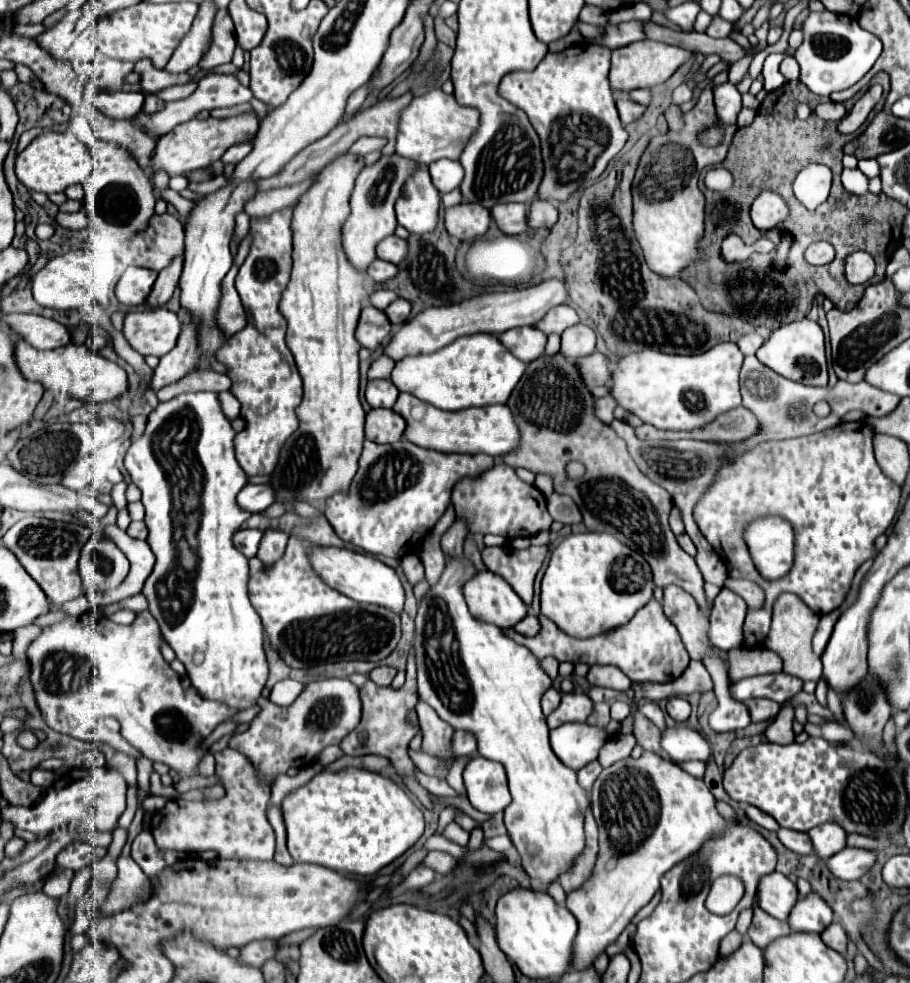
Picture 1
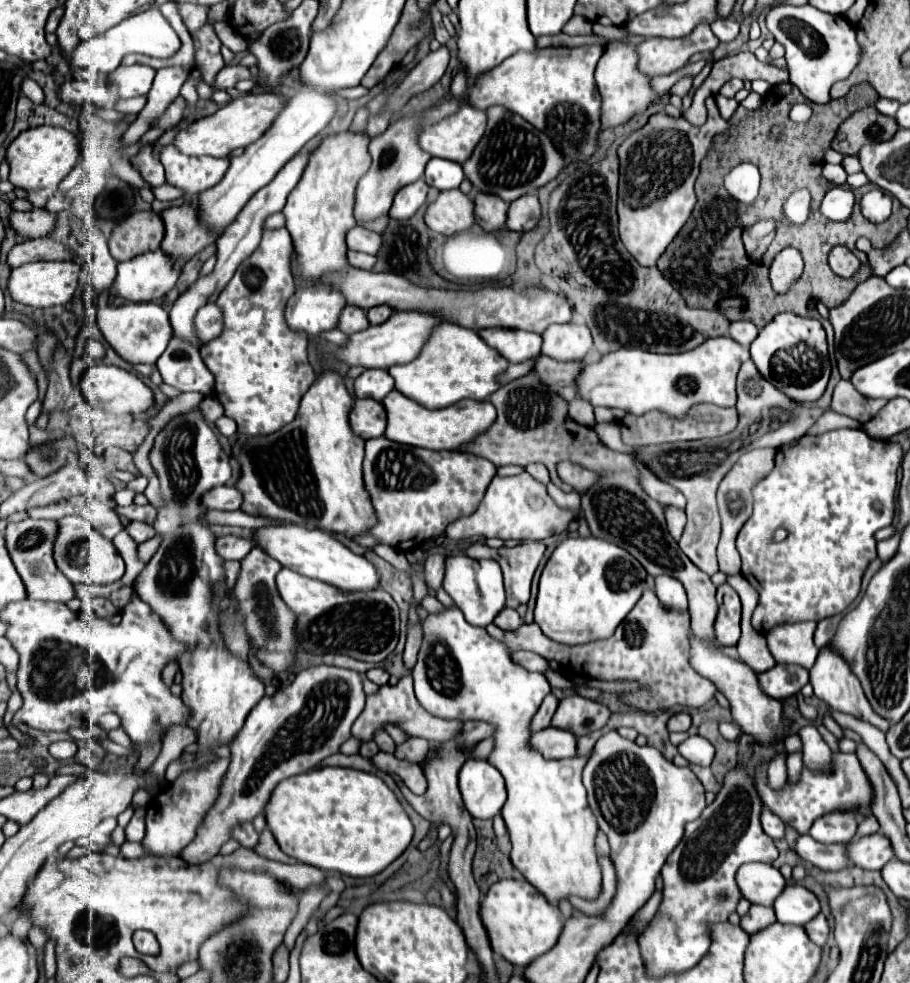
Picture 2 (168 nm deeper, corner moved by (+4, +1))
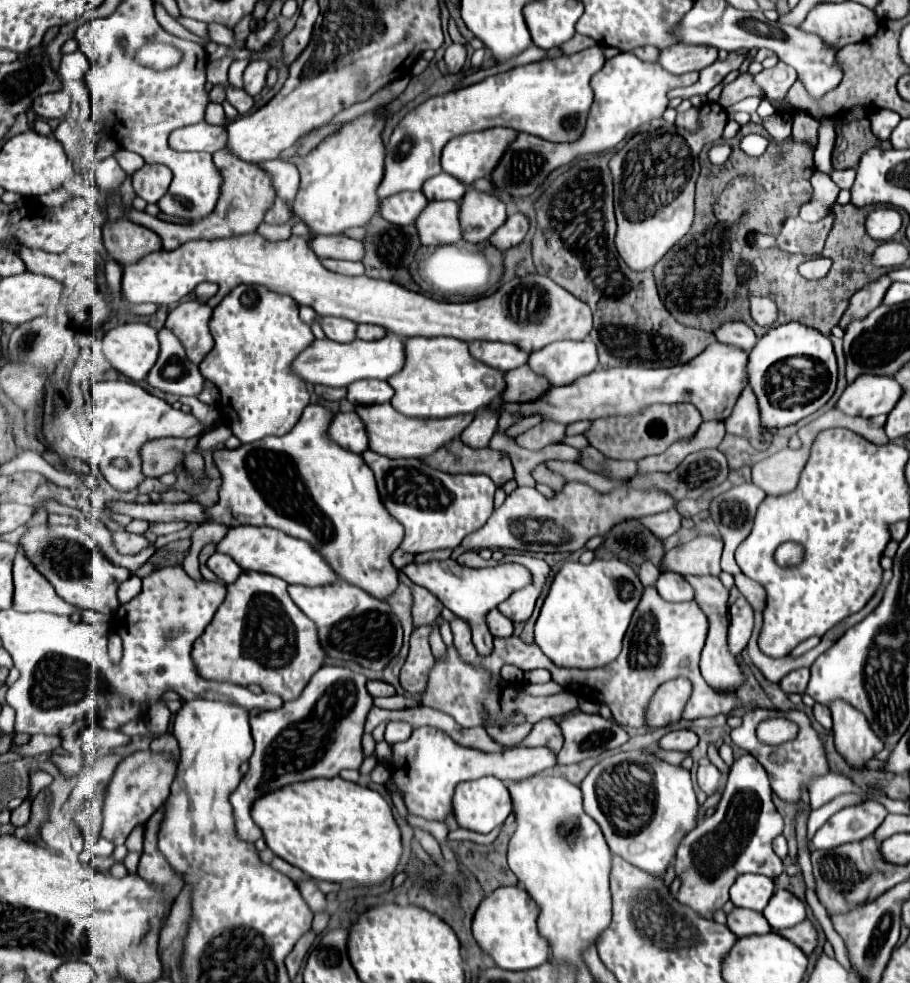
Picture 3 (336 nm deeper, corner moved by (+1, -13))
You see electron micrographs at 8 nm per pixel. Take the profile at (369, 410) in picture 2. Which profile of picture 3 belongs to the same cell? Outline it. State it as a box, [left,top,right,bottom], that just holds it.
[330,412,368,454]

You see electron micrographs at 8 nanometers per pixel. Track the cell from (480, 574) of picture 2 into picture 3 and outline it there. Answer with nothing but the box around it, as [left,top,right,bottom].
[402,560,530,654]

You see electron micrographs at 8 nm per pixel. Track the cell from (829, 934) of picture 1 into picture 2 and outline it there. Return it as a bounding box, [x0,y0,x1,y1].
[803,914,829,946]

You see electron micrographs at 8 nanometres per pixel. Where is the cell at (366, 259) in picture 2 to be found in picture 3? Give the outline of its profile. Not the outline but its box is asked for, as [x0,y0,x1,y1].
[322,260,364,276]

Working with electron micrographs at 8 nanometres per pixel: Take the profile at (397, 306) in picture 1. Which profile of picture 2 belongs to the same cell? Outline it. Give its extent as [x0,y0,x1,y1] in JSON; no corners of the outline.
[367,306,391,324]

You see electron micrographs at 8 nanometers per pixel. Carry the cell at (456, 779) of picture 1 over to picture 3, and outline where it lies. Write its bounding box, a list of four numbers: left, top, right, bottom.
[516,718,562,752]

